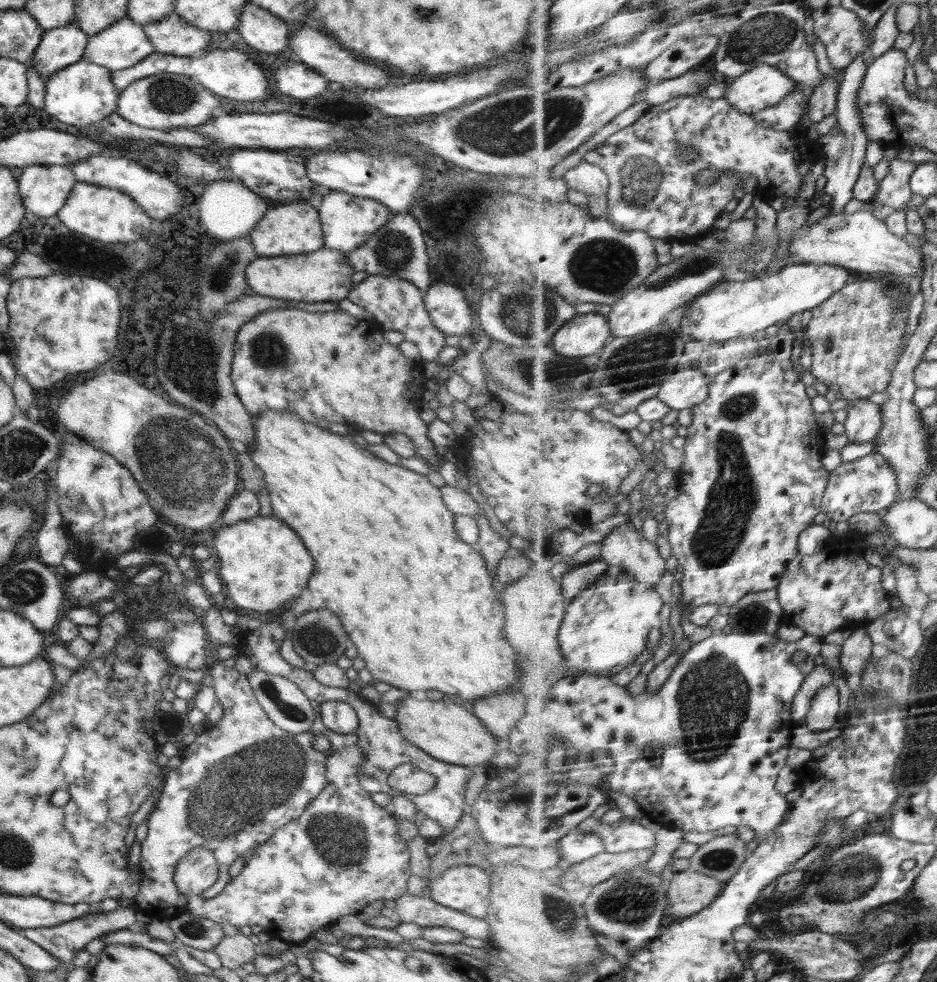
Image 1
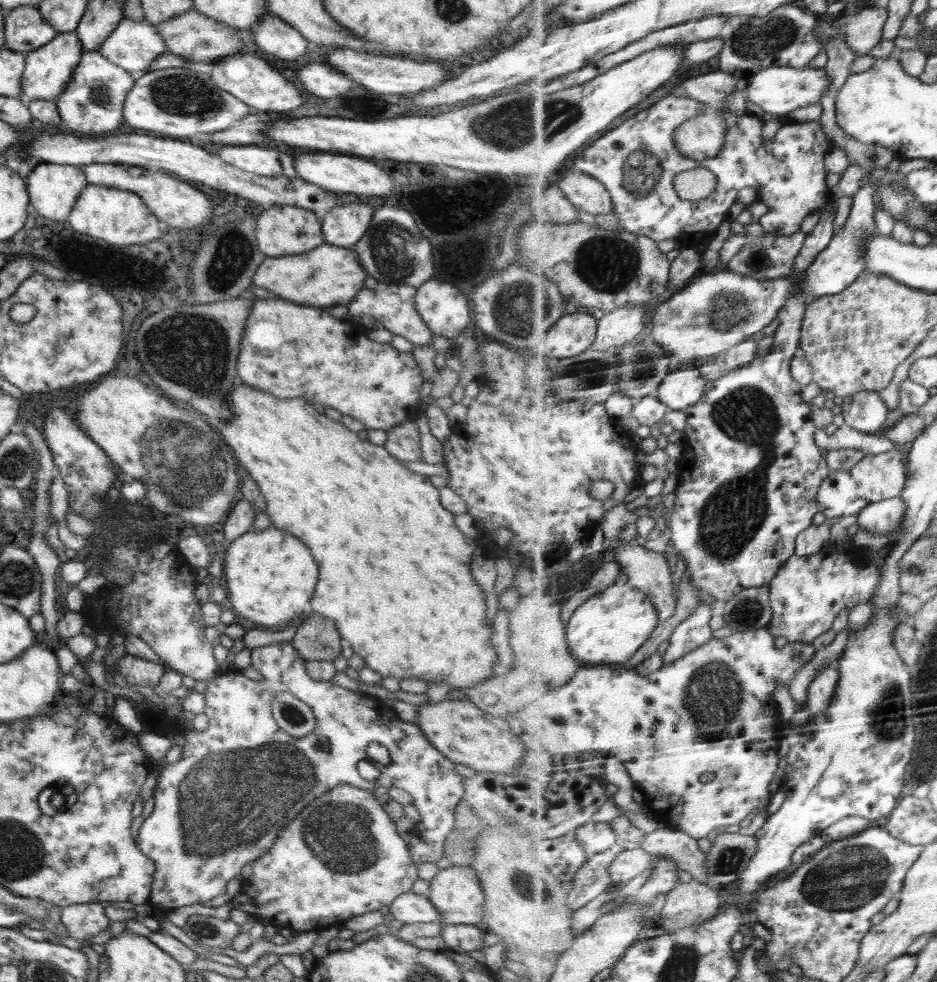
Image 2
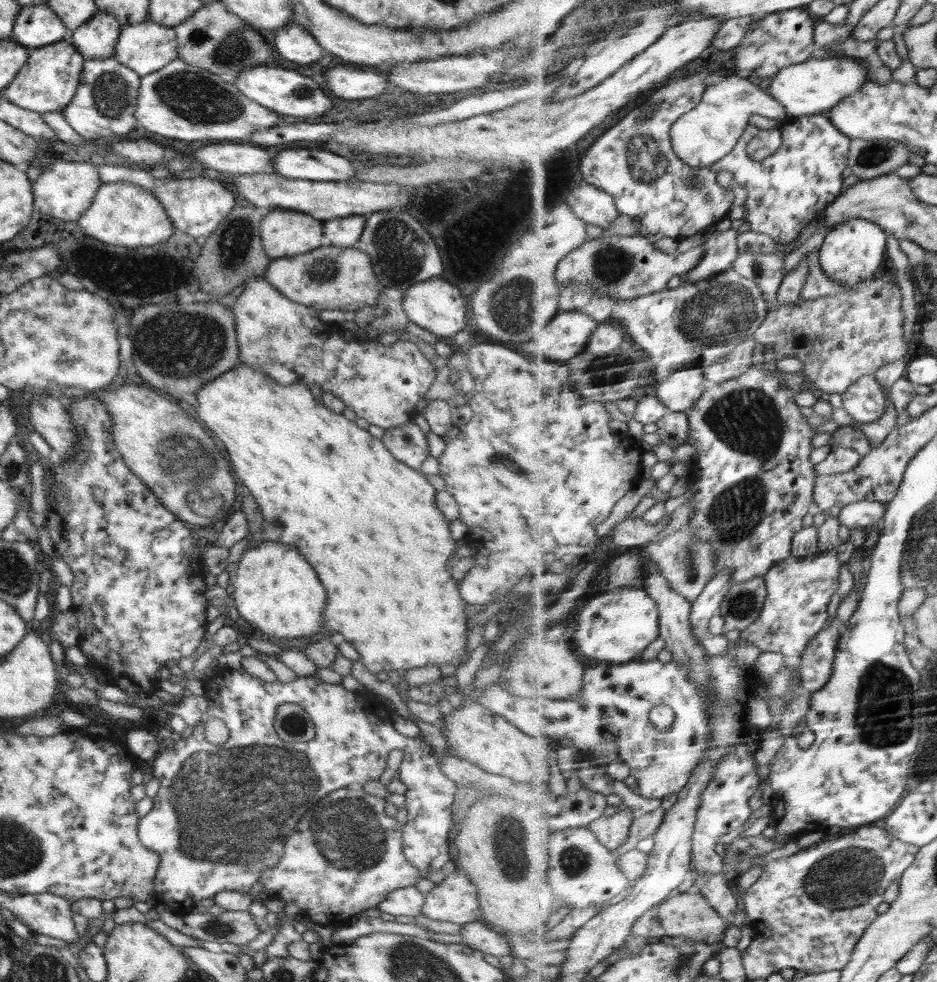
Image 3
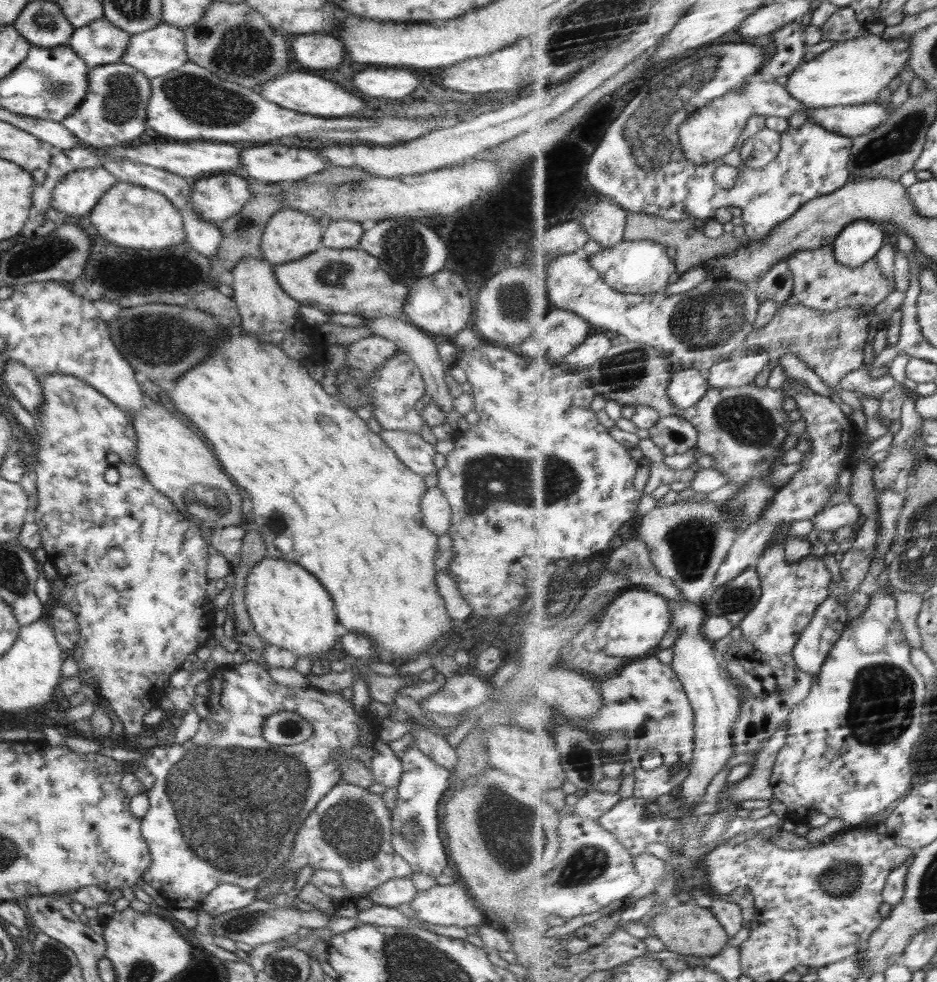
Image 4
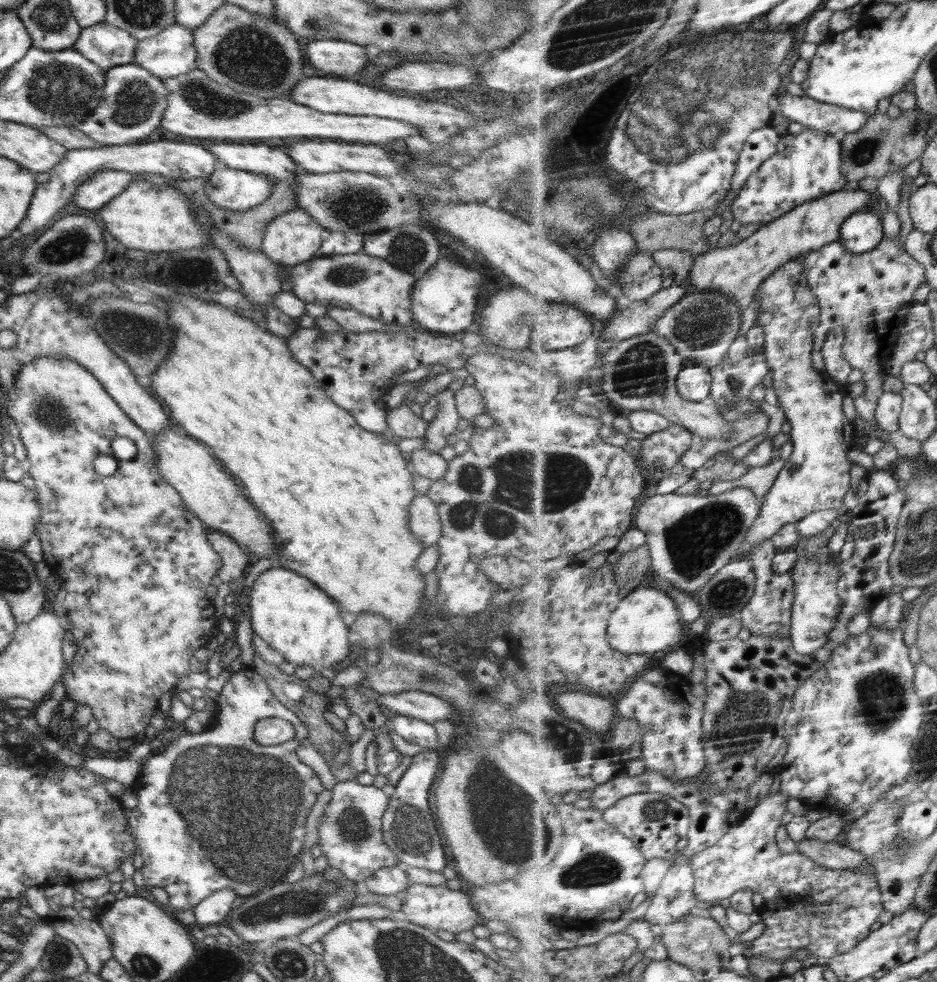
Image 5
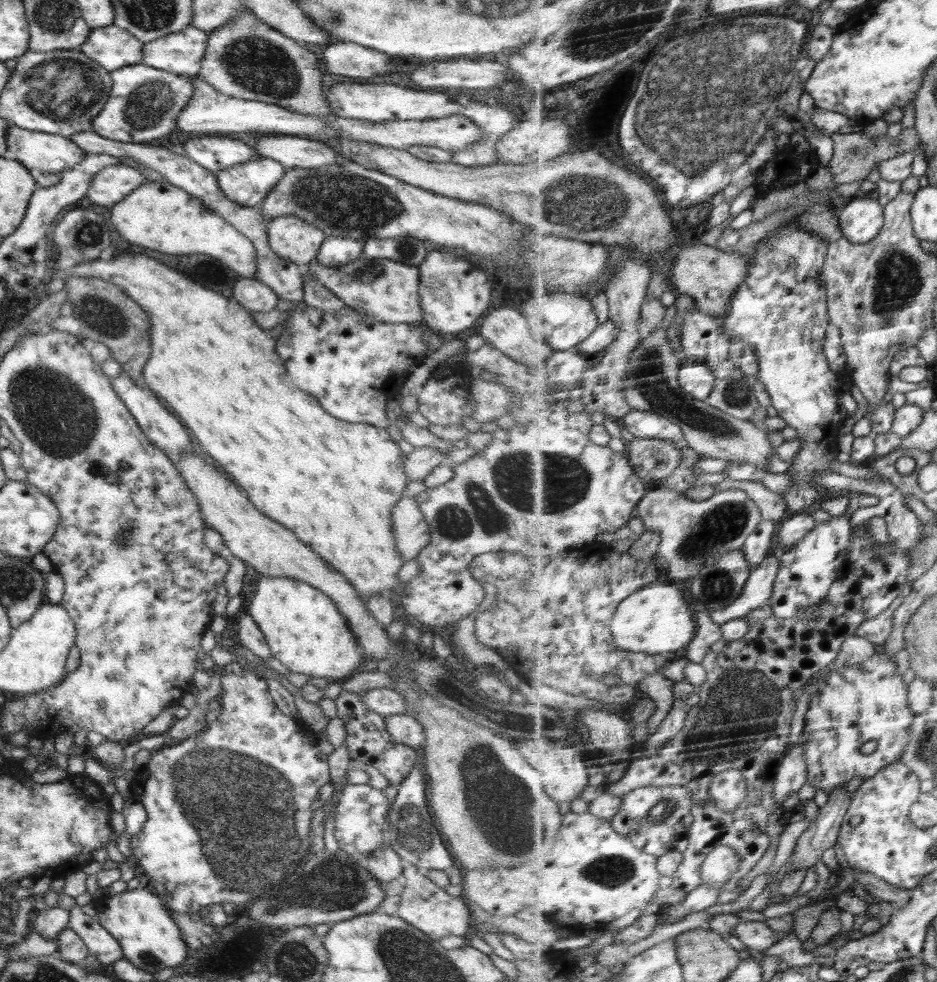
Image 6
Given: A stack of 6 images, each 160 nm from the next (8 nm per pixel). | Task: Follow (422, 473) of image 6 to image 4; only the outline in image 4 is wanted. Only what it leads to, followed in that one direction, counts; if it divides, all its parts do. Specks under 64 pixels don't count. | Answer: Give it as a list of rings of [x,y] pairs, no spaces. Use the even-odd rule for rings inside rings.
[[[376,317],[368,320],[366,328],[371,330],[371,333],[376,336],[383,336],[395,342],[399,350],[406,350],[408,356],[415,362],[415,365],[420,369],[424,384],[425,392],[432,396],[432,403],[435,404],[445,414],[453,410],[453,398],[449,393],[448,386],[444,382],[444,374],[448,372],[449,366],[444,364],[438,355],[435,342],[428,337],[425,331],[419,329],[416,325],[403,319],[396,317]]]

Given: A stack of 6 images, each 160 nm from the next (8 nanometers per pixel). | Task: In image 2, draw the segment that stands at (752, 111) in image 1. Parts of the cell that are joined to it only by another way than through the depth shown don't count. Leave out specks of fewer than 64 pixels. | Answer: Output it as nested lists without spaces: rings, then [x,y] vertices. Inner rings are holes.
[[[774,66],[759,72],[745,85],[748,93],[747,98],[759,105],[764,111],[788,115],[798,108],[820,104],[823,101],[823,96],[831,88],[831,78],[826,66],[822,68]]]

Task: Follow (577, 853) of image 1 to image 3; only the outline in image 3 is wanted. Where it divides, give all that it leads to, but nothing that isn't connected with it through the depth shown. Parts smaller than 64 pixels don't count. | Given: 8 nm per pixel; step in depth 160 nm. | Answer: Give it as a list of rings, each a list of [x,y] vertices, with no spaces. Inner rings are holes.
[[[623,807],[615,815],[604,815],[588,828],[596,831],[601,841],[614,851],[628,842],[630,828],[638,814],[630,807]]]

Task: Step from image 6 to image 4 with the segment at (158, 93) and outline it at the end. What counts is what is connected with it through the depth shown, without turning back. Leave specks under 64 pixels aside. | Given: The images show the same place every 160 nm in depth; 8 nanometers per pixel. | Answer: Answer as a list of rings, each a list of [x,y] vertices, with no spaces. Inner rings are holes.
[[[122,62],[102,64],[89,68],[88,94],[72,115],[61,123],[79,140],[92,146],[114,146],[120,142],[136,140],[140,134],[149,131],[146,122],[146,108],[152,92],[149,78],[133,66]]]

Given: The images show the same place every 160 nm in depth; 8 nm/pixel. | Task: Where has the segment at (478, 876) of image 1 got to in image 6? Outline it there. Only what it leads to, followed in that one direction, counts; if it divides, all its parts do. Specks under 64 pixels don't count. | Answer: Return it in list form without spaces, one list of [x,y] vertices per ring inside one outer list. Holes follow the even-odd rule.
[[[405,863],[401,874],[404,876],[404,888],[400,893],[401,899],[394,916],[400,917],[404,922],[418,928],[434,941],[439,942],[444,936],[449,935],[465,936],[470,922],[474,922],[474,917],[463,896],[452,897],[446,893],[445,889],[436,886],[435,882],[432,882],[412,863]]]

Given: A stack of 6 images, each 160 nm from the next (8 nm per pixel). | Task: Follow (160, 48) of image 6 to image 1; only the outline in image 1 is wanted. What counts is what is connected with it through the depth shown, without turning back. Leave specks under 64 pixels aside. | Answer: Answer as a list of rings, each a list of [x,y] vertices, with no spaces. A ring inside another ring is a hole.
[[[124,17],[113,22],[102,32],[89,36],[83,58],[91,63],[104,66],[109,71],[114,71],[130,68],[153,53],[154,48],[148,42],[148,35],[144,32],[143,27],[136,24],[130,17]]]

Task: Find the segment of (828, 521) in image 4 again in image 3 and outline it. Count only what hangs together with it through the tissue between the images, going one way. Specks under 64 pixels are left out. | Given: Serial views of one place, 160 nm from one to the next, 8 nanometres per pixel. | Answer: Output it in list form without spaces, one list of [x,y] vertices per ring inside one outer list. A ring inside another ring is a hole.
[[[863,501],[845,506],[840,511],[839,520],[842,525],[851,529],[867,529],[876,526],[882,518],[886,518],[888,504],[879,501]]]

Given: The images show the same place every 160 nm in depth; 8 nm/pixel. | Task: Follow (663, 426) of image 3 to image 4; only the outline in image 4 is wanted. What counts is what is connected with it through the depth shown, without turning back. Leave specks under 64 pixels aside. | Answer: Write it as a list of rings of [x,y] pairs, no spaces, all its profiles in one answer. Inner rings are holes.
[[[667,416],[650,429],[651,438],[667,457],[687,454],[699,444],[699,430],[686,417]]]

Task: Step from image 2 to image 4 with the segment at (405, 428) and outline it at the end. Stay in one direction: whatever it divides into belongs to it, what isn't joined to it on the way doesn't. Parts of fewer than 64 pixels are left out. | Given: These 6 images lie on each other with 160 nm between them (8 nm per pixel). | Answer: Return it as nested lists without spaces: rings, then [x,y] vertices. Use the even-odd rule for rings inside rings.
[[[382,429],[379,434],[381,439],[389,444],[396,458],[412,473],[425,477],[427,474],[436,473],[434,459],[435,446],[422,439],[422,435],[406,431],[393,431]]]

